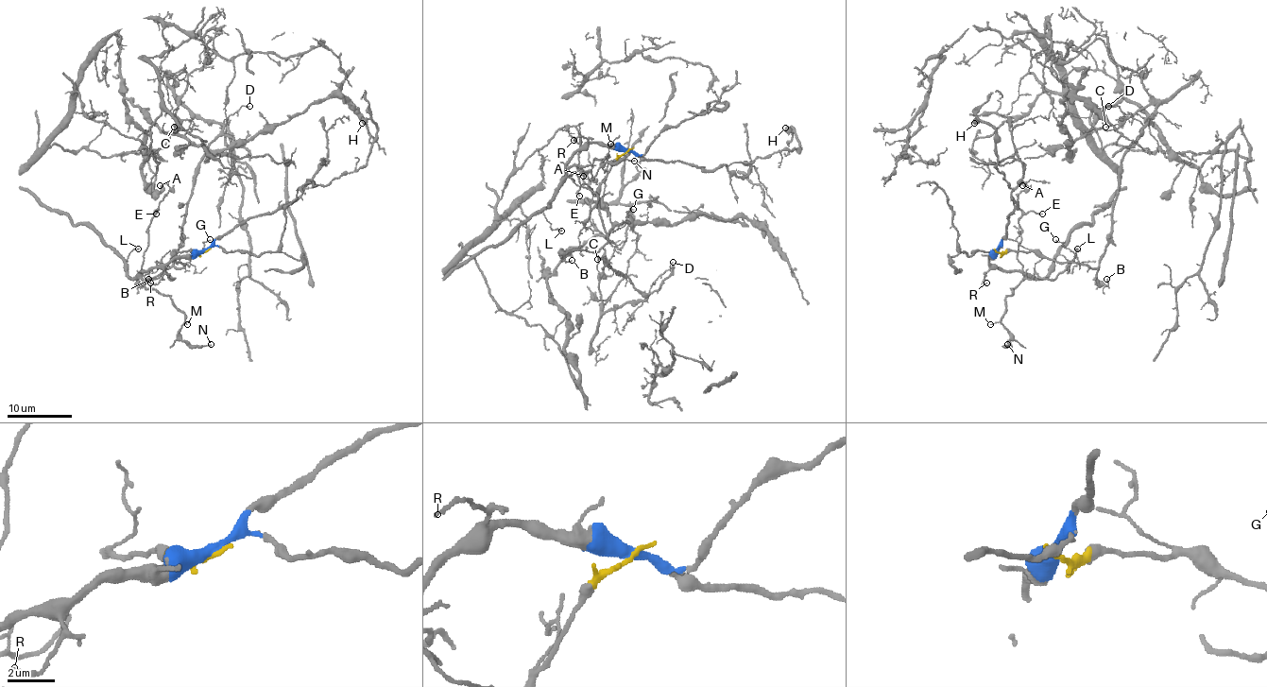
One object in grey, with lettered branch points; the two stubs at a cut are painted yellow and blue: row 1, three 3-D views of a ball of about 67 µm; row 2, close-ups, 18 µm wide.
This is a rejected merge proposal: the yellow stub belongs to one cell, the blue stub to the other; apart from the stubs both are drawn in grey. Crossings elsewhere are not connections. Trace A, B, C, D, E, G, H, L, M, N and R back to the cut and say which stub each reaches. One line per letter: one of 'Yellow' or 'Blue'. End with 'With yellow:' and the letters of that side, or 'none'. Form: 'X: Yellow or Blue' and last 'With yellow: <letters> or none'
A: Blue
B: Yellow
C: Yellow
D: Yellow
E: Blue
G: Yellow
H: Blue
L: Blue
M: Blue
N: Blue
R: Blue
With yellow: B, C, D, G

